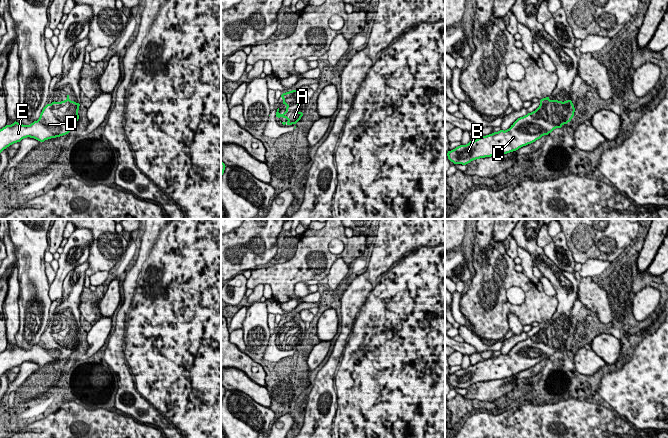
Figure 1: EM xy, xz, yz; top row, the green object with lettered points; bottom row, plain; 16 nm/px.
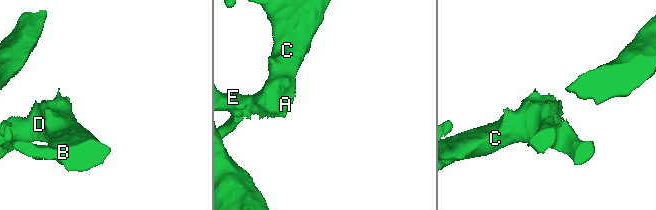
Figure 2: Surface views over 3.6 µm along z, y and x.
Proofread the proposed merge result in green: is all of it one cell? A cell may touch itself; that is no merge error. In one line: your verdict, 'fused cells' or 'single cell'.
single cell

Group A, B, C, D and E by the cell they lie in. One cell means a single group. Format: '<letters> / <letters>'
A B C D E

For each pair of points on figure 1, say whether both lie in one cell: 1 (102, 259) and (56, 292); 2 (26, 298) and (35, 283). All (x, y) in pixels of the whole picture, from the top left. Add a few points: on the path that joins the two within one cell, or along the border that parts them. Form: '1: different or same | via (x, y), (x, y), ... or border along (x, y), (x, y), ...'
1: different | border along (92, 237), (89, 256), (86, 260)
2: same | via (30, 294), (34, 287)

